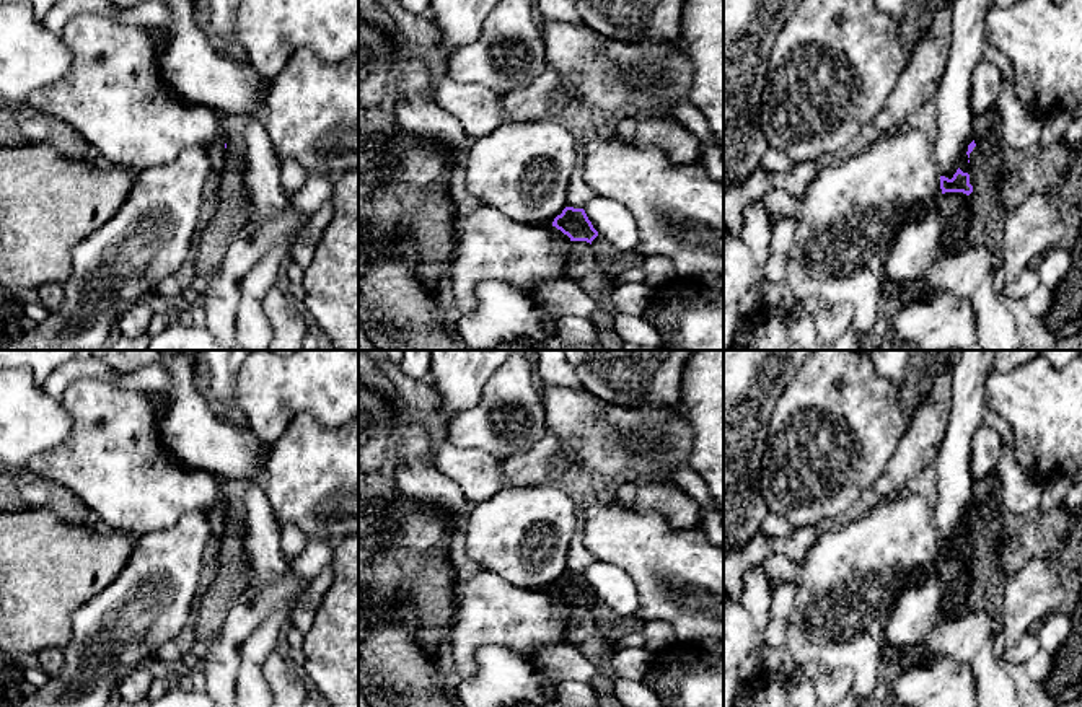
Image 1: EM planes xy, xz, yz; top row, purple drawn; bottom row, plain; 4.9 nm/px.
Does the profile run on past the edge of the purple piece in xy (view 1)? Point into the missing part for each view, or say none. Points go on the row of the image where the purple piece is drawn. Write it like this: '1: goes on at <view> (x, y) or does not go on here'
1: does not go on here

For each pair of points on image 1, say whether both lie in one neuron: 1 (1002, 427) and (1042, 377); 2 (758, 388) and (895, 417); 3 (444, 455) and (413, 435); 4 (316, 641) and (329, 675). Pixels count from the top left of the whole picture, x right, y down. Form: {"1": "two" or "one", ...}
{"1": "two", "2": "two", "3": "two", "4": "one"}

